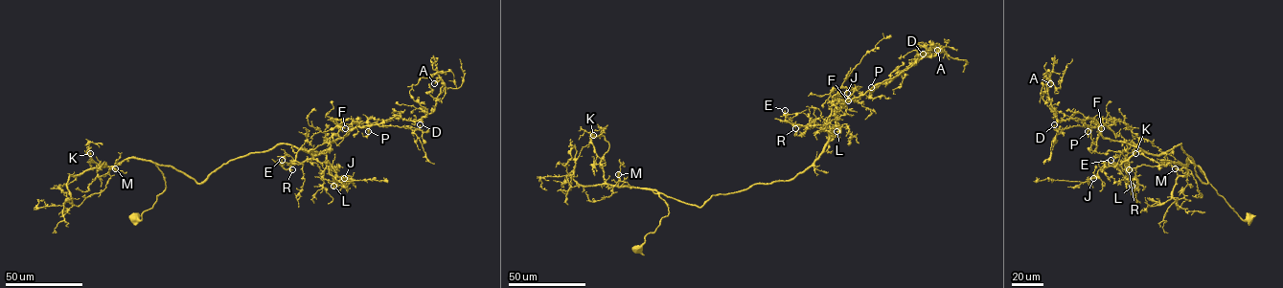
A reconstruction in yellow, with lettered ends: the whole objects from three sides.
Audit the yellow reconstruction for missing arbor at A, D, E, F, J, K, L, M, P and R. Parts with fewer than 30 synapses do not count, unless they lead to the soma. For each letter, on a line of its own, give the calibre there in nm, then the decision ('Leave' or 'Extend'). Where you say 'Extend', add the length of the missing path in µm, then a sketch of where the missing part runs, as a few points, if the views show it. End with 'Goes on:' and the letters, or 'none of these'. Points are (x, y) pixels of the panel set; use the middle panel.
A: Thickness 170 nm. Leave
D: Thickness 160 nm. Leave
E: Thickness 200 nm. Extend. Missing length about 10 µm
F: Thickness 190 nm. Leave
J: Thickness 160 nm. Leave
K: Thickness 150 nm. Leave
L: Thickness 160 nm. Leave
M: Thickness 240 nm. Leave
P: Thickness 160 nm. Leave
R: Thickness 190 nm. Leave
Goes on: E

